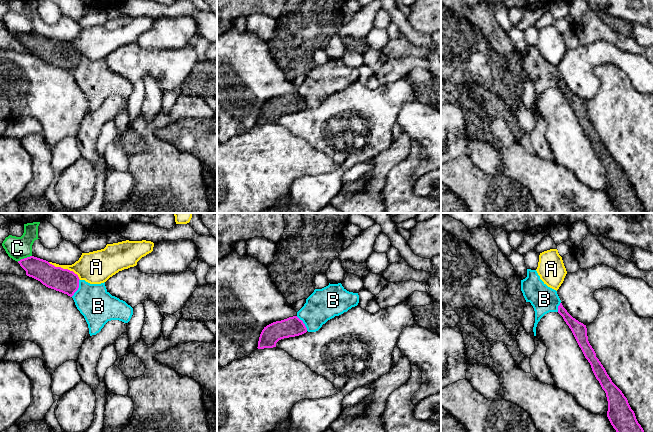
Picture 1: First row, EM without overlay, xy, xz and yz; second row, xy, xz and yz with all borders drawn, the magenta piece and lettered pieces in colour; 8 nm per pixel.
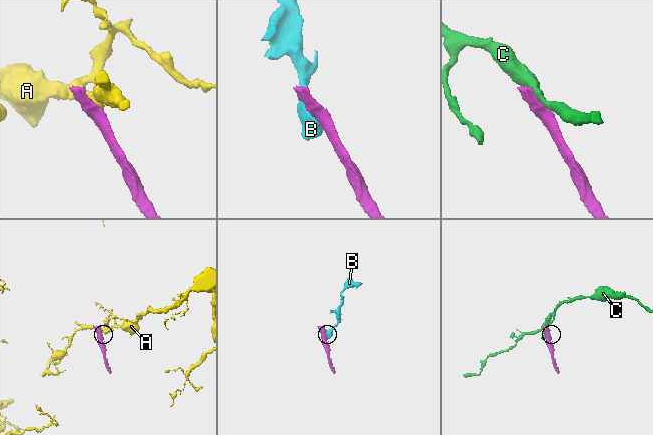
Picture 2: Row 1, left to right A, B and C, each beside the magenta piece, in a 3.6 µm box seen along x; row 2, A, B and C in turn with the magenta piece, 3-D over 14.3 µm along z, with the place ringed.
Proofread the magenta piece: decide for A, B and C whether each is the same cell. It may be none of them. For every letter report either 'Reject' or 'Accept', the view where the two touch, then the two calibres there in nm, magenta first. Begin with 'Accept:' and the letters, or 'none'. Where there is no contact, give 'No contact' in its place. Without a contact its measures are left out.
Accept: none
A: Reject. Touches magenta in xy. Thickness 190 nm (magenta) against 260 nm
B: Reject. Touches magenta in xy. Thickness 190 nm (magenta) against 280 nm
C: Reject. Touches magenta in xy. Thickness 170 nm (magenta) against 190 nm

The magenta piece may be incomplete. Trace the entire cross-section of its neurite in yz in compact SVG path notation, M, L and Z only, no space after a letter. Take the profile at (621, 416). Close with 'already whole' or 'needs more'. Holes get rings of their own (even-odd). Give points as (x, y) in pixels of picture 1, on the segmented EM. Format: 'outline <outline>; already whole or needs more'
outline M562 303L558 313L571 329L585 358L591 365L592 371L606 393L608 401L607 417L616 432L644 432L638 423L634 411L622 391L612 382L605 368L596 357L596 353L588 341L586 325L573 318Z; already whole

